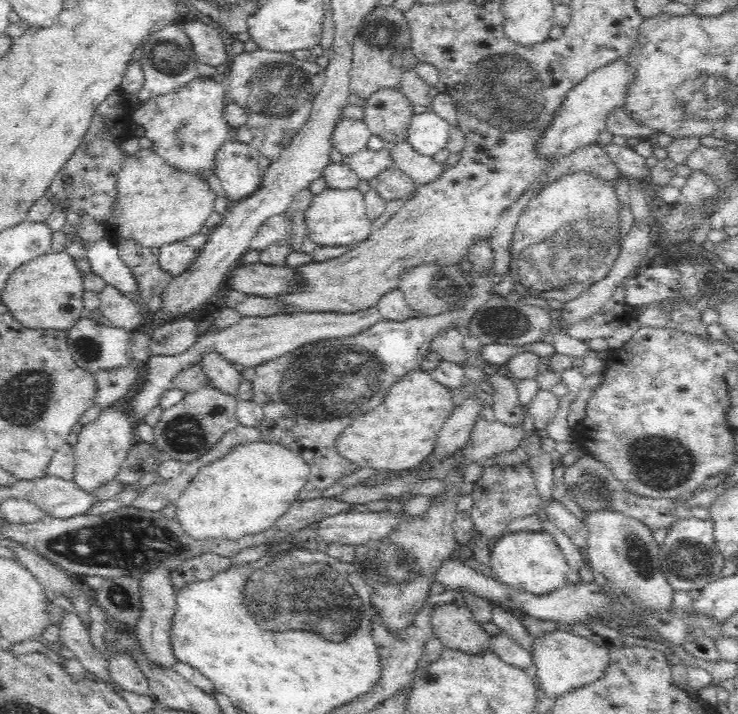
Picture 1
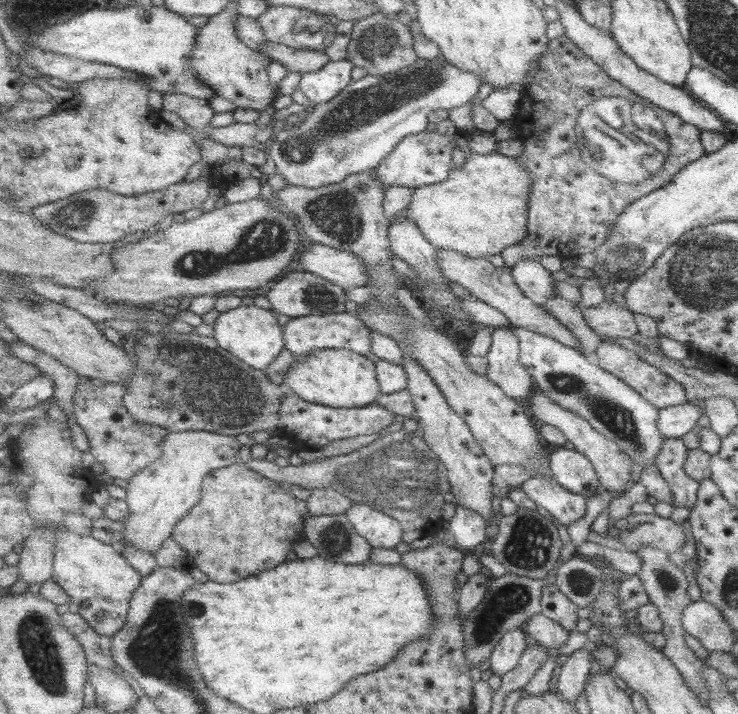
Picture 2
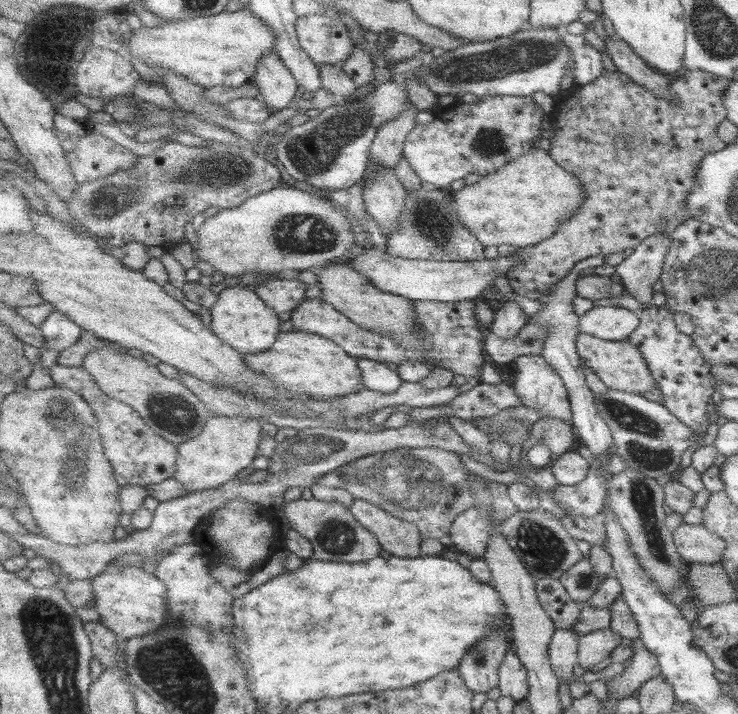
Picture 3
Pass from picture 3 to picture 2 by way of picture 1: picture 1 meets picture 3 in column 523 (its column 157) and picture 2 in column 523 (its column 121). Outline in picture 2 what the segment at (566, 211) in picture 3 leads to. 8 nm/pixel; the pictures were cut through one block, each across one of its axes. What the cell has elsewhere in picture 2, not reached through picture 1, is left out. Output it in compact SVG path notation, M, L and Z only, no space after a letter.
M471 153L463 167L454 166L448 181L416 189L407 214L439 249L456 250L475 259L502 255L530 234L531 177L514 157Z

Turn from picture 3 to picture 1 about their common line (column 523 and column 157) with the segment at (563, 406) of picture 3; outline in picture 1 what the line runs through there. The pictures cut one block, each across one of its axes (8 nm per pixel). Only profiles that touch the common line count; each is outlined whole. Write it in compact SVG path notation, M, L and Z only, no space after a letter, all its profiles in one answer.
M369 306L357 311L333 311L333 310L313 310L306 312L296 312L292 314L274 315L267 317L243 316L236 324L222 328L217 332L209 331L199 336L196 342L182 354L176 356L154 355L146 364L146 384L140 390L138 396L132 400L126 400L126 404L134 416L139 416L139 421L158 404L160 393L168 388L172 388L170 380L178 374L182 368L190 363L196 363L199 354L206 349L216 349L230 359L234 364L238 363L245 367L256 366L258 363L274 360L281 354L286 354L307 342L318 339L329 339L330 337L353 337L363 330L369 329L377 322L380 322L381 312L377 306Z

